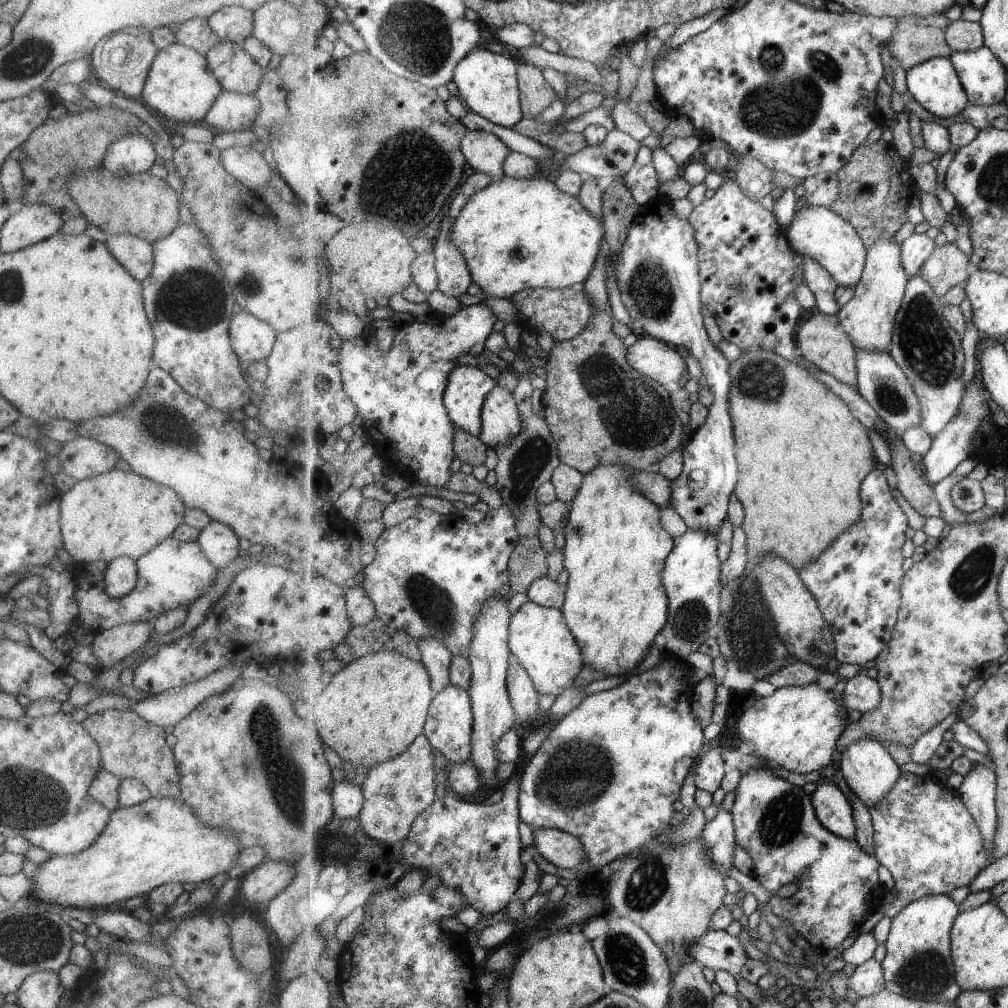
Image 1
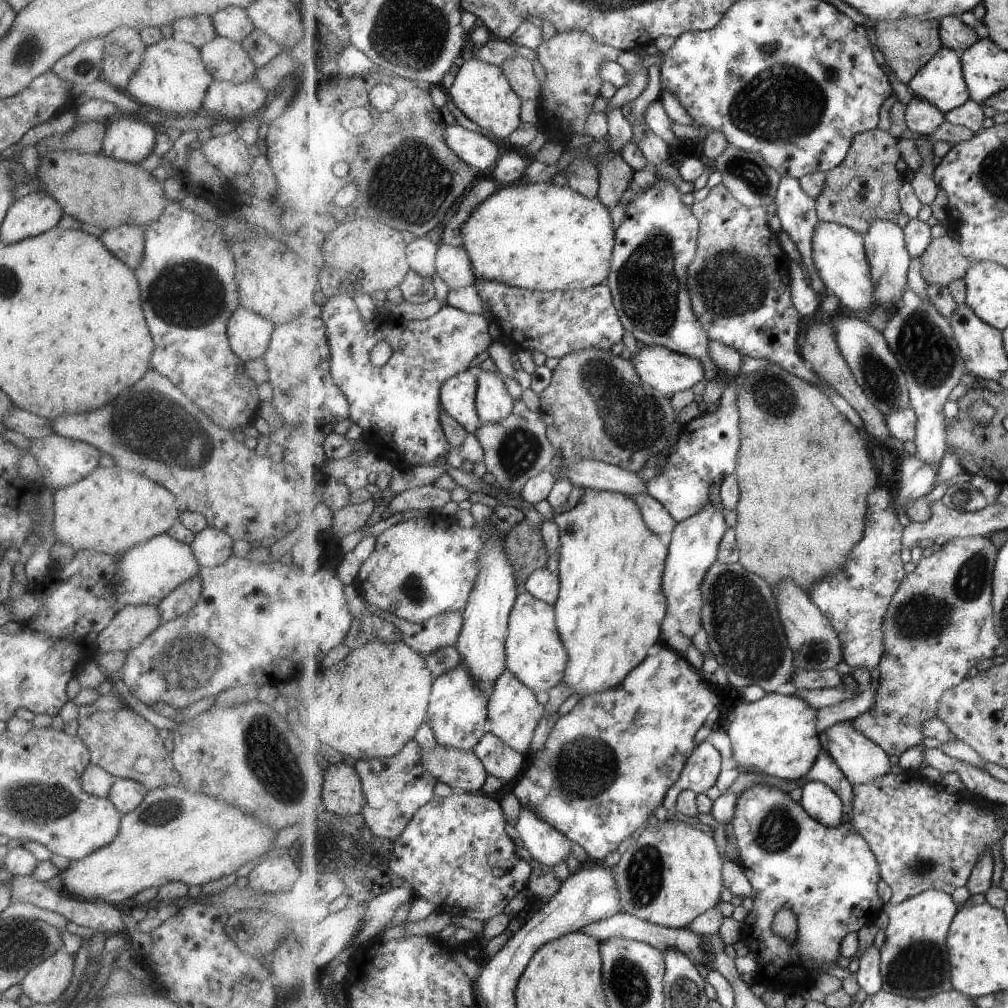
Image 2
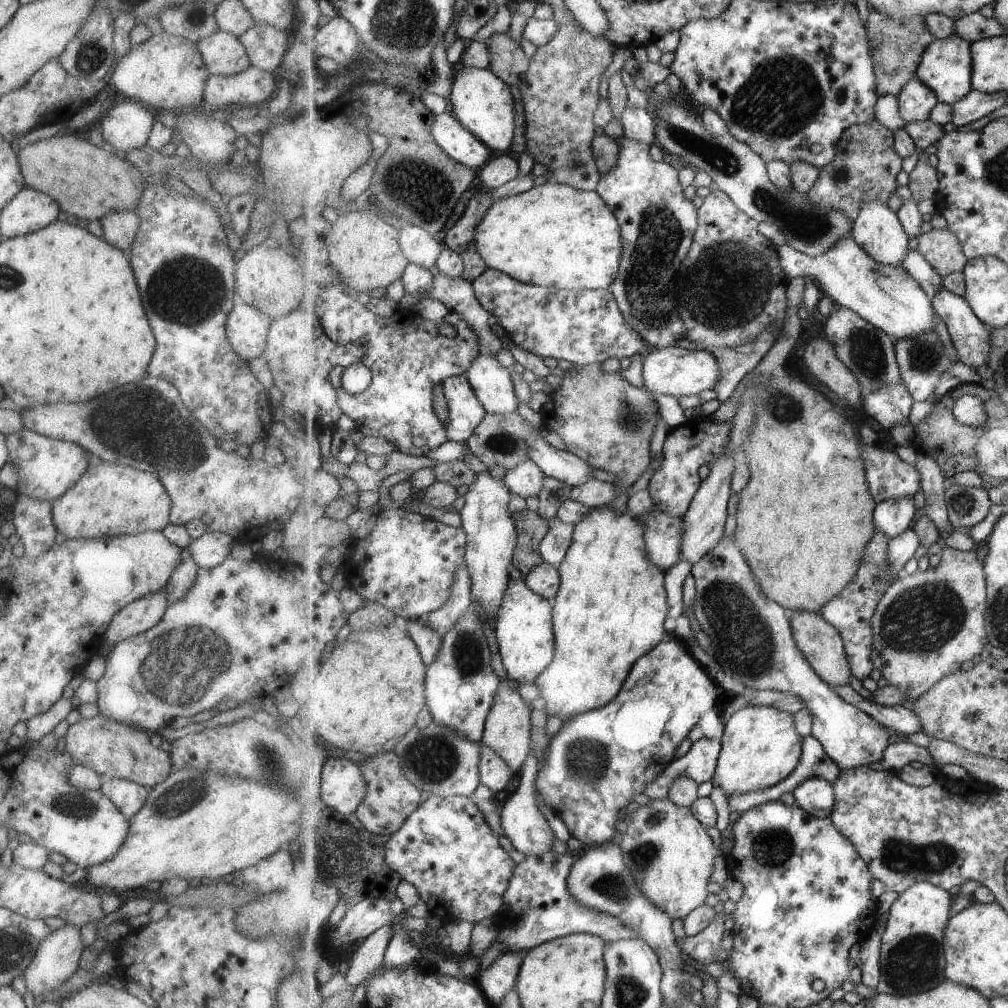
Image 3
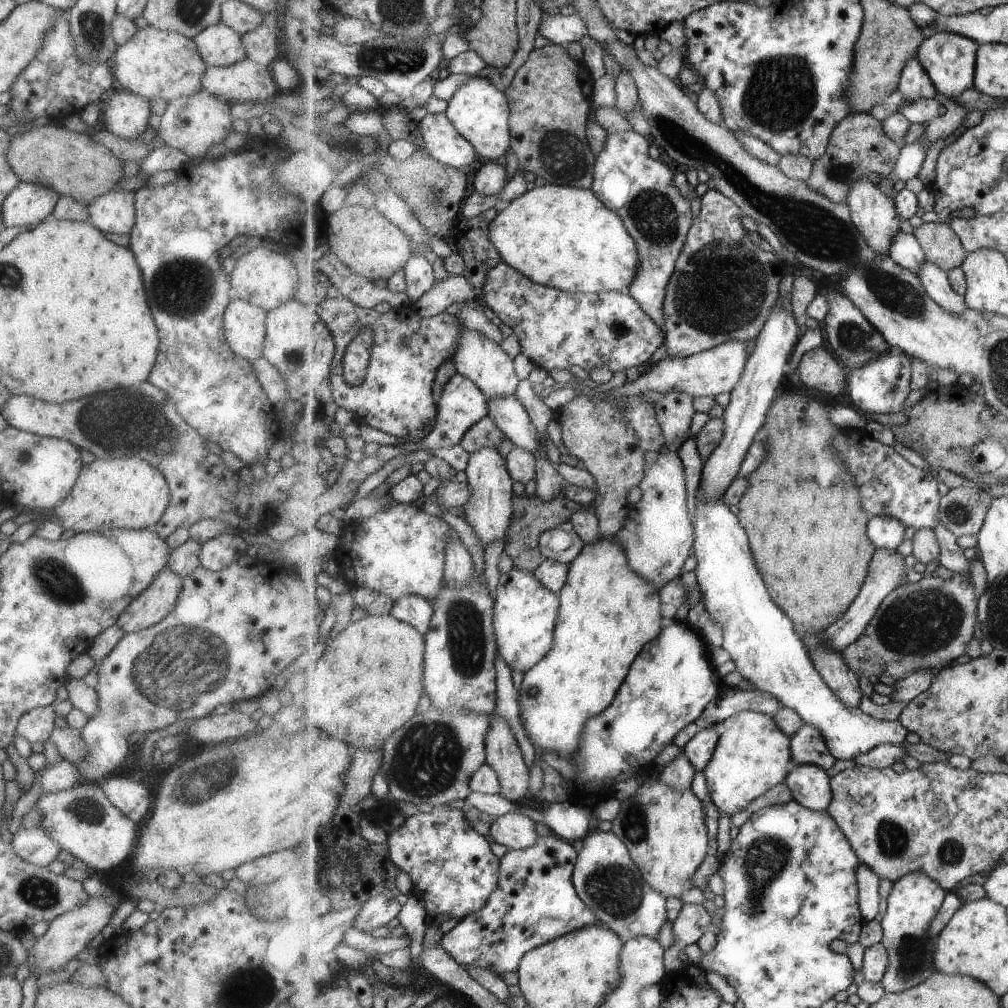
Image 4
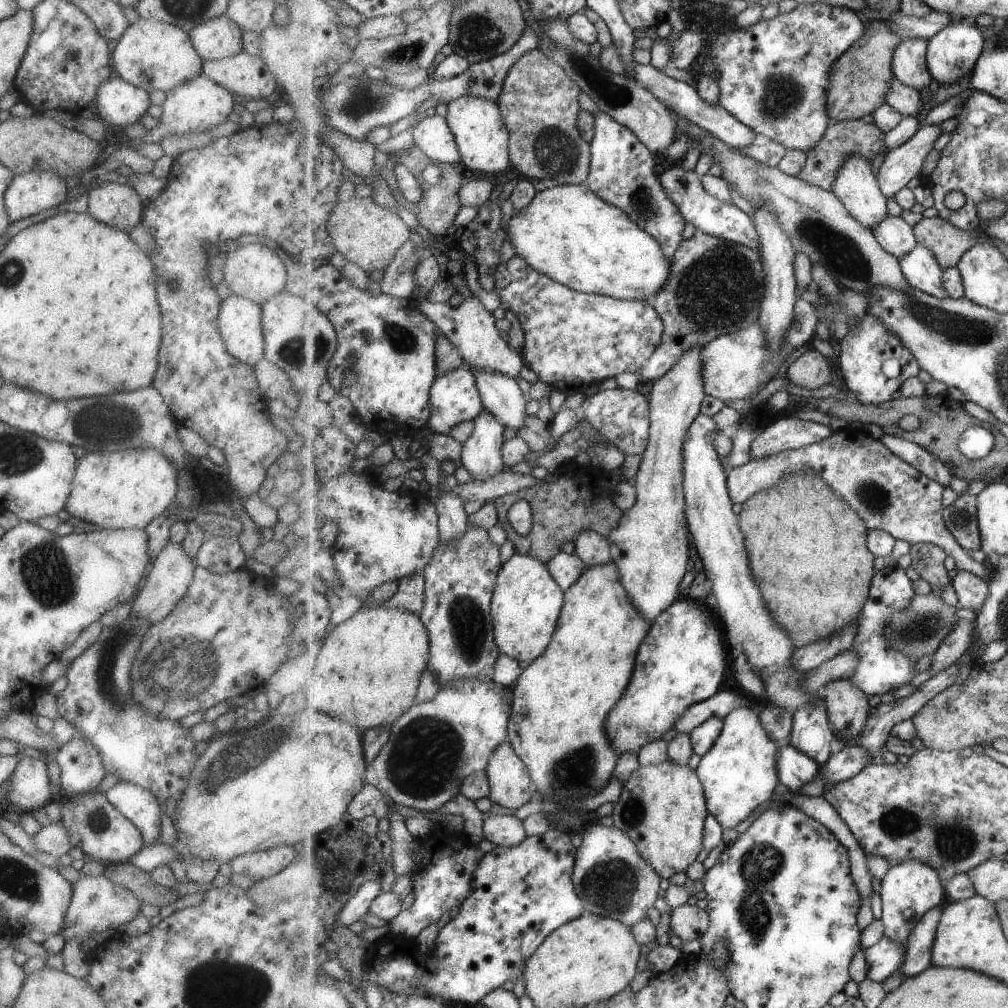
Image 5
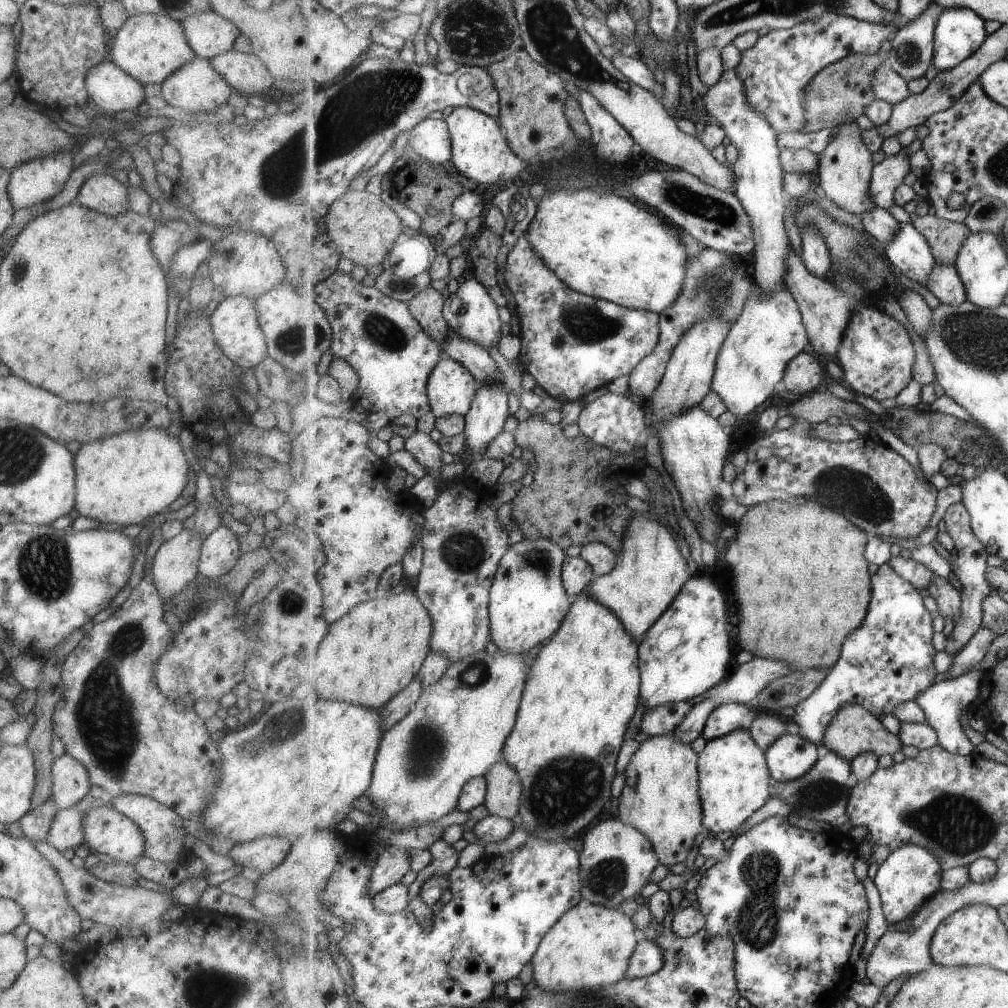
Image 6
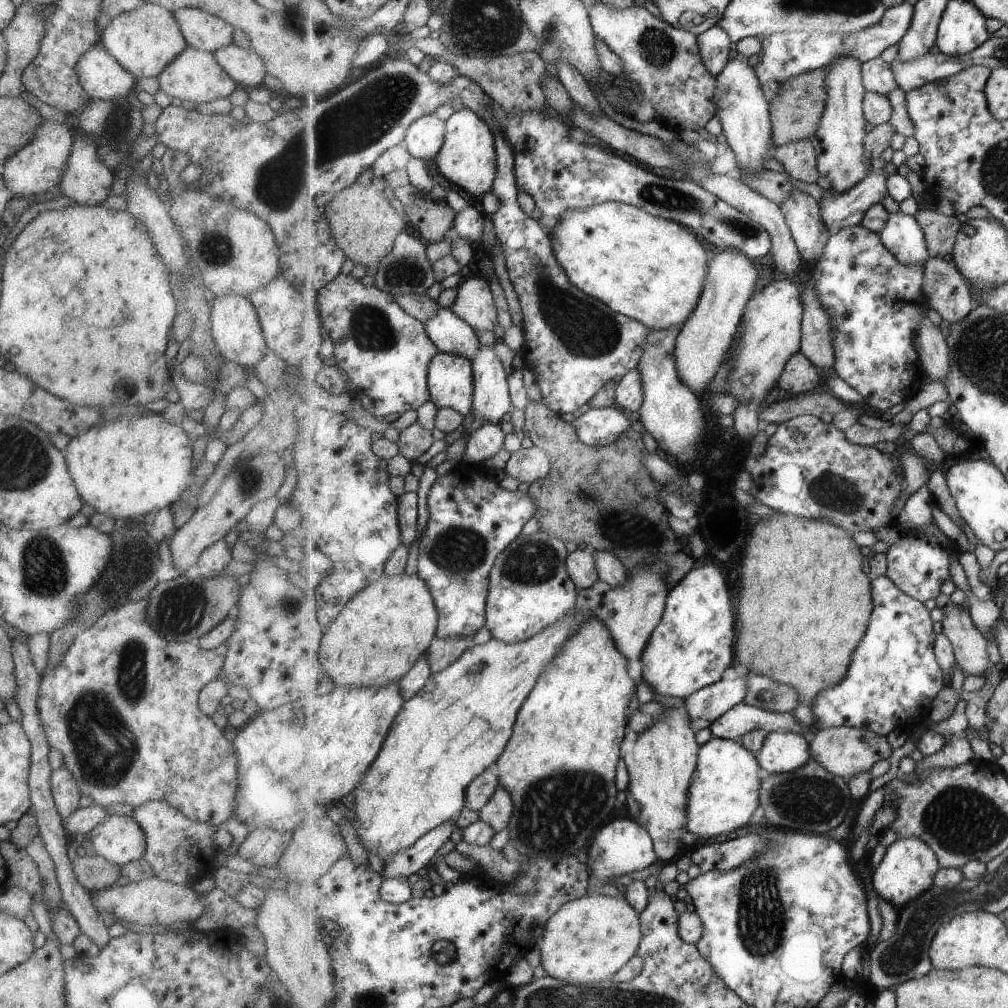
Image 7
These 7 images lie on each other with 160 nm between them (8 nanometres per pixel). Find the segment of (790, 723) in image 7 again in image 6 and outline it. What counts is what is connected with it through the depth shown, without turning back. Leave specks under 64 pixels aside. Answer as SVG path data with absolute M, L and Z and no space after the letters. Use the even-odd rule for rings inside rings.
M745 703L719 705L711 714L703 729L705 740L713 740L738 728L747 727L757 714Z

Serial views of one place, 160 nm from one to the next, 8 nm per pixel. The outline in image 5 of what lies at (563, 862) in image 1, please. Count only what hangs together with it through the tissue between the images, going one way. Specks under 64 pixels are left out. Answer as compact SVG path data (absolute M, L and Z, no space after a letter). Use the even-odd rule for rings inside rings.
M496 811L485 816L483 835L491 843L502 847L520 845L528 837L523 819L515 817L510 811Z

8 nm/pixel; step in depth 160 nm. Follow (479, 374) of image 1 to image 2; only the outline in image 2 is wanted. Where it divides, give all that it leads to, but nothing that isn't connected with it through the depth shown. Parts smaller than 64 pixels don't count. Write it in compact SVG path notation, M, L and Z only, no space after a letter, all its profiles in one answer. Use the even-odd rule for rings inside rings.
M473 368L457 373L442 386L444 410L455 417L469 433L476 433L484 425L476 405L479 386L480 378Z

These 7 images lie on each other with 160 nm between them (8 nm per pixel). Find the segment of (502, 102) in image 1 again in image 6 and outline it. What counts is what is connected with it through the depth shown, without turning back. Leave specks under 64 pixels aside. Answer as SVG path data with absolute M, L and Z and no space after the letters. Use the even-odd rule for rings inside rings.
M464 106L456 107L446 120L452 134L453 156L451 162L457 168L459 175L471 179L475 184L512 182L521 174L521 170L529 165L520 156L514 154L502 124L493 115L485 114L470 106Z

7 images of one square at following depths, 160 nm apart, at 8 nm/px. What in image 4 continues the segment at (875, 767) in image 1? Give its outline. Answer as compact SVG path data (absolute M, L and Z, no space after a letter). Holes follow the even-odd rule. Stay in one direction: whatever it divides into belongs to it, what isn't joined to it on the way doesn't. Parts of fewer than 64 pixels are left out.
M700 492L696 494L696 505L693 551L697 558L697 583L704 593L704 606L709 616L722 623L722 647L727 650L737 672L761 691L778 698L783 707L796 710L805 723L821 730L836 759L856 759L885 743L905 744L910 730L901 721L878 719L858 705L848 705L825 682L793 619L773 602L757 570L749 536L738 515L729 512L723 499L718 503L705 503Z

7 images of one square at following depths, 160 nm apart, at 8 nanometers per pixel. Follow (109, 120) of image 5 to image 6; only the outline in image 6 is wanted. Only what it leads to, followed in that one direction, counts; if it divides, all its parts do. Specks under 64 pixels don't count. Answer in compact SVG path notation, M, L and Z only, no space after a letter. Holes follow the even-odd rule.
M108 59L89 69L84 81L88 97L105 116L131 111L146 98L144 86Z

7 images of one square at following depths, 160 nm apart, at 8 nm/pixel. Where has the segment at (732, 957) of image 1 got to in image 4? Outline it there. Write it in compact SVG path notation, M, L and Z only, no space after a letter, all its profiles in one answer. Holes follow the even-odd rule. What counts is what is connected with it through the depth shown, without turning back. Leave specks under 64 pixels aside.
M555 833L540 837L532 847L508 850L500 858L500 882L488 904L477 913L458 921L453 929L443 934L441 945L448 950L455 964L478 964L502 976L503 972L517 972L521 959L530 950L561 938L564 934L601 922L592 907L580 897L573 883L577 860L577 850L573 849L568 840Z

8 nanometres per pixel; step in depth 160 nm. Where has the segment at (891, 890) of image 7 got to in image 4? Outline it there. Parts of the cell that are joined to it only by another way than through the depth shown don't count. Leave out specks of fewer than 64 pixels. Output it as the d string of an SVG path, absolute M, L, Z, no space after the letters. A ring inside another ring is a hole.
M907 873L894 884L891 896L888 896L886 900L888 906L881 922L884 928L882 943L887 948L889 957L888 969L881 983L883 983L887 992L898 993L913 988L939 972L935 958L938 945L937 938L933 938L929 930L937 914L940 913L941 905L944 904L947 896L948 892L936 880L933 880L925 873Z

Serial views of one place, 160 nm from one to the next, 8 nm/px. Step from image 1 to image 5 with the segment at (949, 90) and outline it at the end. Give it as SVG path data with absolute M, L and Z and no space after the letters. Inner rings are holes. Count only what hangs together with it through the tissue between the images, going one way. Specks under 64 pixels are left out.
M957 19L941 32L930 38L928 46L928 65L932 77L940 86L957 83L960 79L974 72L979 57L987 48L987 40L981 29L975 26L972 19Z

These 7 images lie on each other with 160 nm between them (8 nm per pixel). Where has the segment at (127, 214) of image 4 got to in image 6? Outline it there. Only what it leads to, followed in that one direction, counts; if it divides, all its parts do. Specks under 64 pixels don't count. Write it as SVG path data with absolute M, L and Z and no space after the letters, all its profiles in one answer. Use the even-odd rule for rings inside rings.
M109 172L94 174L77 188L75 202L99 214L114 217L129 210L128 187Z

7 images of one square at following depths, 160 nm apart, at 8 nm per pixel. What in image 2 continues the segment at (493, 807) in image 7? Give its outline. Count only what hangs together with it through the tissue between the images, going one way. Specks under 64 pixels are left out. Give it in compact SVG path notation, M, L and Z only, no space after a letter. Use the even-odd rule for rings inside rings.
M507 668L498 678L488 704L489 732L495 733L509 746L526 755L531 750L533 737L536 736L537 727L540 725L545 712L545 705L536 693Z

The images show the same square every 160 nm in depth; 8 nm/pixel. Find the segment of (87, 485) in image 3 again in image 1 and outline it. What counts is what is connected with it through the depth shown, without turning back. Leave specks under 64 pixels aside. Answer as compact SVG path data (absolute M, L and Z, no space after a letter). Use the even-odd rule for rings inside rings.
M111 469L106 473L77 481L60 496L60 533L64 549L77 567L93 561L111 562L114 558L127 557L136 561L164 538L170 536L179 523L184 522L184 504L174 490L142 477L133 471Z

